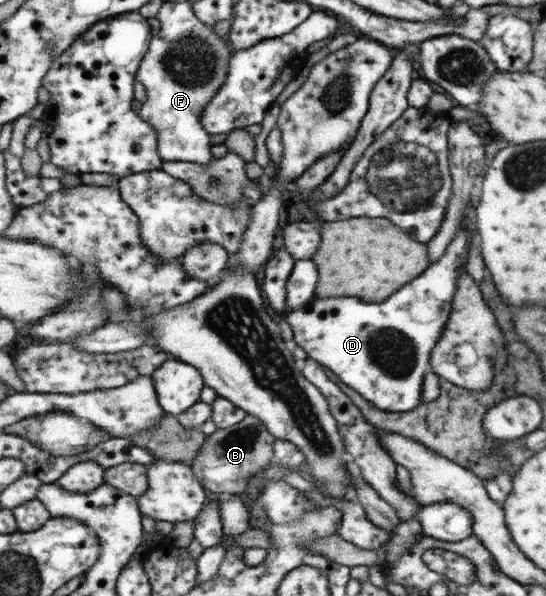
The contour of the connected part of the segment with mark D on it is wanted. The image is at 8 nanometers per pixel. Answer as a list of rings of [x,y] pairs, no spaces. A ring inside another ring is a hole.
[[[468,203],[452,241],[438,261],[429,263],[419,275],[419,280],[413,280],[407,288],[401,288],[401,292],[395,292],[395,296],[383,304],[365,304],[359,298],[313,298],[311,302],[305,301],[299,308],[287,313],[287,322],[293,328],[293,340],[306,351],[308,358],[330,369],[345,385],[359,392],[375,407],[386,412],[410,412],[419,407],[421,380],[424,379],[423,374],[430,370],[430,352],[447,322],[459,276],[458,268],[465,265],[467,258],[469,232],[465,229],[465,220],[466,214],[471,214],[473,209]]]

